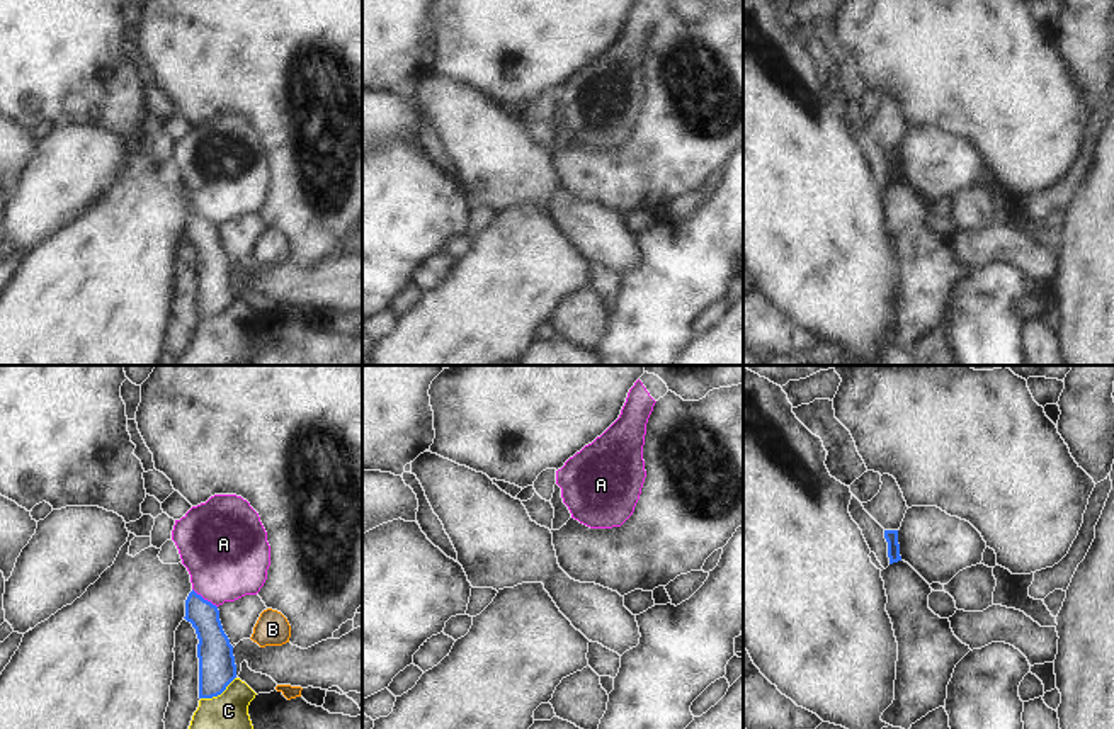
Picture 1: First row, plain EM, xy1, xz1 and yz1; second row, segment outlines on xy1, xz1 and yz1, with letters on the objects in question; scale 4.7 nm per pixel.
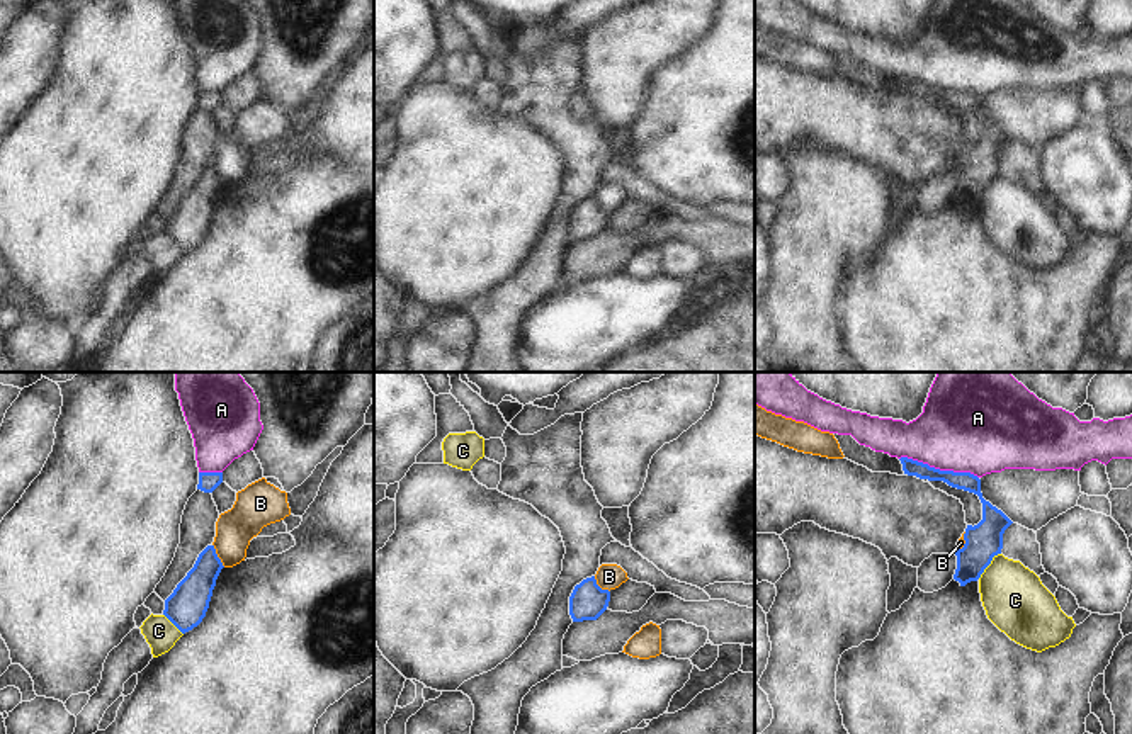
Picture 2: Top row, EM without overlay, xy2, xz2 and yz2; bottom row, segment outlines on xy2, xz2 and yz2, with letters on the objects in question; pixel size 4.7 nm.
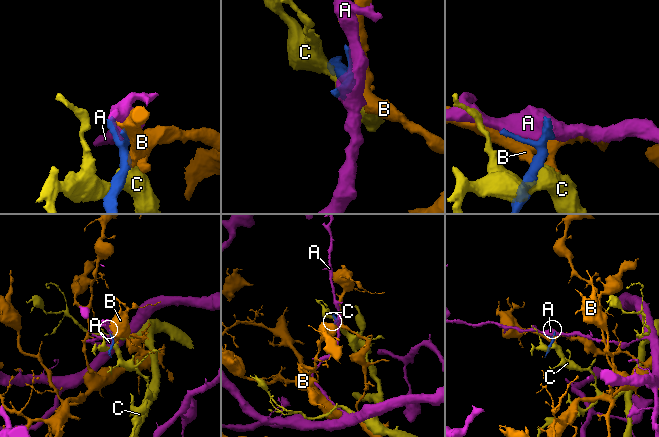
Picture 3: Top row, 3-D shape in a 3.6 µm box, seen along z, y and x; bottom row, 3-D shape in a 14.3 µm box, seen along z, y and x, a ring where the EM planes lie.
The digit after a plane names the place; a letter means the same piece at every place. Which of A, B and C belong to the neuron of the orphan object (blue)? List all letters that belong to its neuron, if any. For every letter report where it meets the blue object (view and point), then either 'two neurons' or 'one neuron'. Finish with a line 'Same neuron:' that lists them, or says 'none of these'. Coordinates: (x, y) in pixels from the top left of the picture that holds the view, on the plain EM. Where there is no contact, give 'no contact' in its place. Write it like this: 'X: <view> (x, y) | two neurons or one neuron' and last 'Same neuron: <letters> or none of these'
A: yz2 (939, 89) | two neurons
B: xy2 (216, 175) | two neurons
C: xy1 (218, 313) | two neurons
Same neuron: none of these

